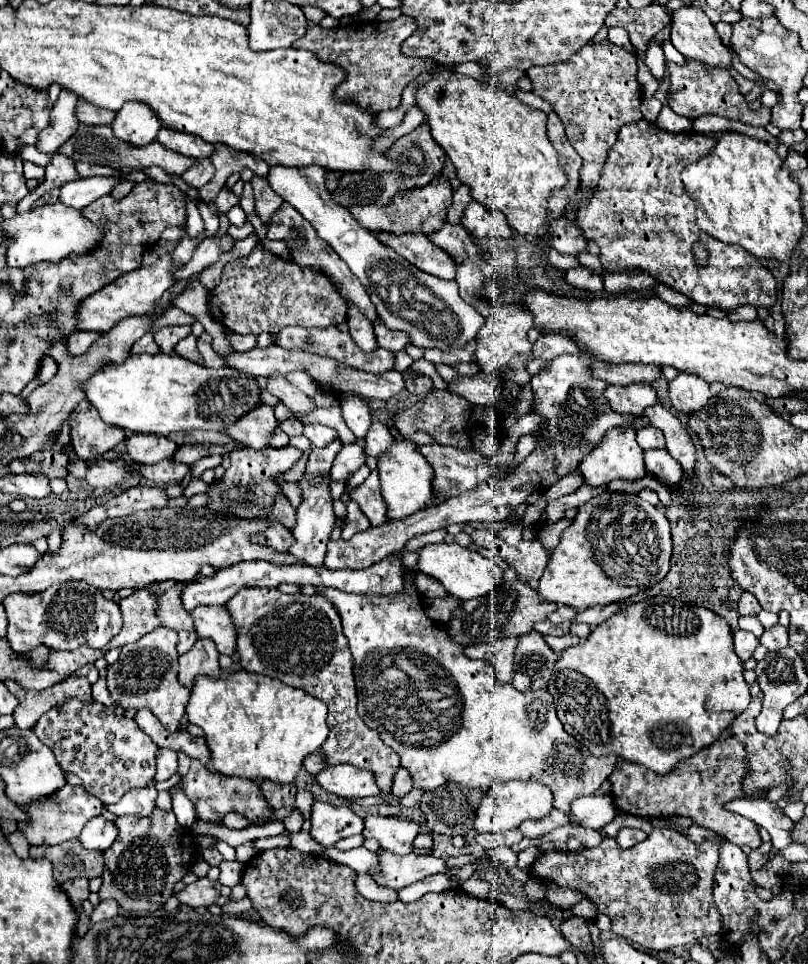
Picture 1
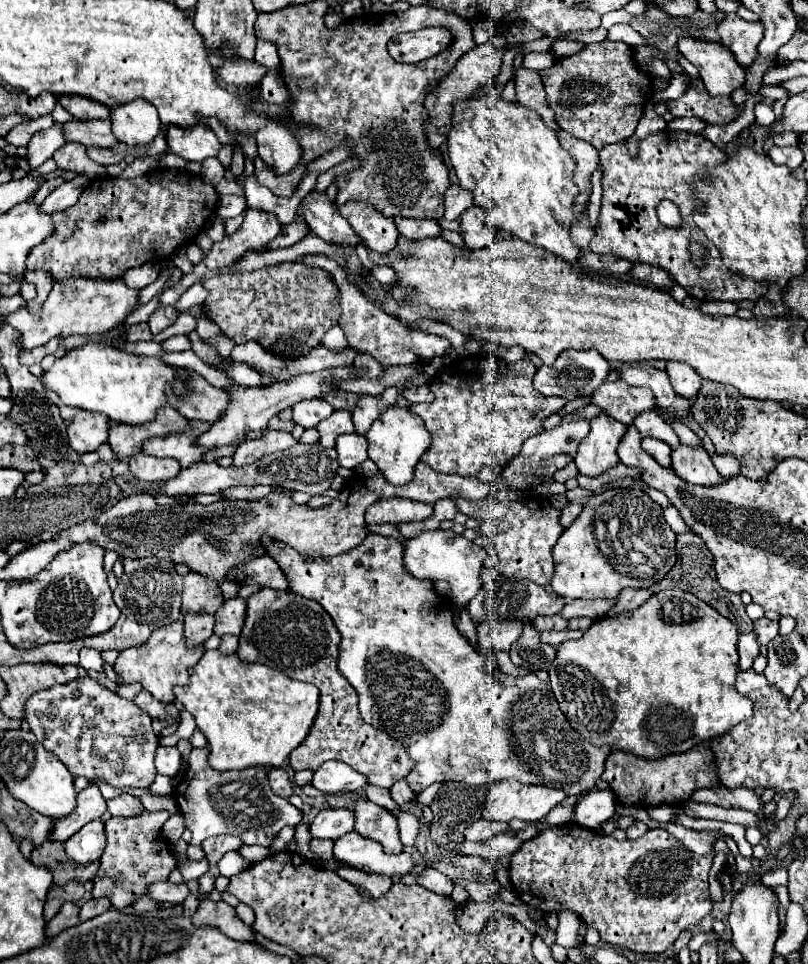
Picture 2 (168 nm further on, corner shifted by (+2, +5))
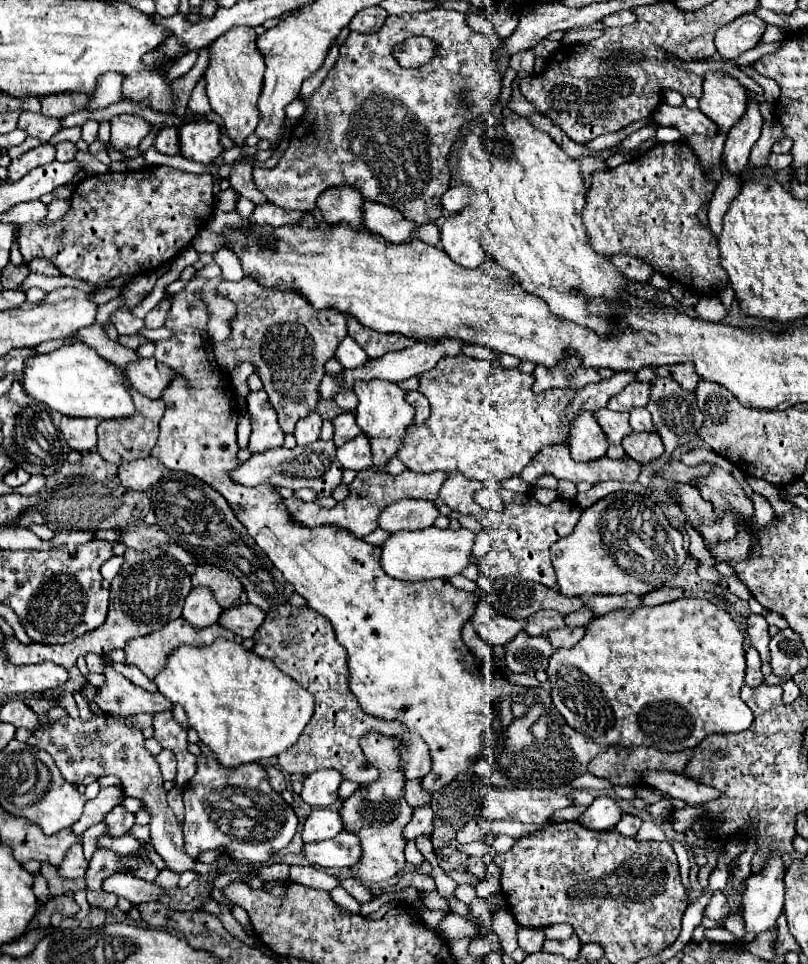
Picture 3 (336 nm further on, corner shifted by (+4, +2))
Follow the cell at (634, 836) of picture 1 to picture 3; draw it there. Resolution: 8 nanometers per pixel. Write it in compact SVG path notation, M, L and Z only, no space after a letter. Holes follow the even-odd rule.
M624 813L622 819L620 819L620 823L616 825L616 829L618 829L624 837L634 837L636 831L640 829L640 825L642 825L642 819L640 819L638 815L628 815L628 813Z

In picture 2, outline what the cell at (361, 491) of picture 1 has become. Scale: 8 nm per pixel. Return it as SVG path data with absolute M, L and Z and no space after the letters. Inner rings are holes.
M406 498L378 500L366 512L368 524L402 524L402 522L420 522L430 518L434 508L426 502L412 502Z

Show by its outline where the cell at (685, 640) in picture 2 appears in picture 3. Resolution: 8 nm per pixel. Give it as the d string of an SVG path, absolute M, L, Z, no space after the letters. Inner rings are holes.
M684 597L684 599L676 599L670 603L656 605L656 607L610 611L608 615L594 617L590 621L590 625L586 627L584 637L574 647L558 649L550 657L550 665L548 665L546 673L548 673L548 679L552 683L552 701L572 729L588 735L598 745L604 745L604 747L610 747L610 745L640 747L640 745L644 745L644 747L654 747L654 749L666 751L666 753L674 753L674 751L682 751L682 749L694 749L710 733L736 733L736 731L744 731L752 725L754 715L752 715L750 707L740 699L740 687L744 685L744 669L746 669L742 641L744 641L744 637L742 637L738 625L730 619L730 615L706 599Z

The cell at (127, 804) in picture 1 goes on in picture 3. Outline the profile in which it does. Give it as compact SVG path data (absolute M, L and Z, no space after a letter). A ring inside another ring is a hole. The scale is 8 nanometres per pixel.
M116 805L116 809L112 809L112 813L108 813L108 817L104 819L108 823L108 831L112 837L120 837L124 833L130 831L130 827L134 825L136 815L126 811L122 805Z

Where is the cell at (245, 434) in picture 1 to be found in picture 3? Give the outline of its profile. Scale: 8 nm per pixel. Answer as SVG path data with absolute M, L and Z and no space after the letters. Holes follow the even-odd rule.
M154 357L140 359L140 361L136 361L136 365L130 363L126 369L128 369L126 373L128 373L134 389L150 399L162 397L164 389L170 385L172 377L176 377L176 371L172 371L164 363L158 363Z

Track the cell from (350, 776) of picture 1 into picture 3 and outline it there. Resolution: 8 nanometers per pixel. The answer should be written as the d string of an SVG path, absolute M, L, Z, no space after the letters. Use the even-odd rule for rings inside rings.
M320 769L304 779L302 801L312 807L330 807L338 801L338 789L344 777L334 769Z

